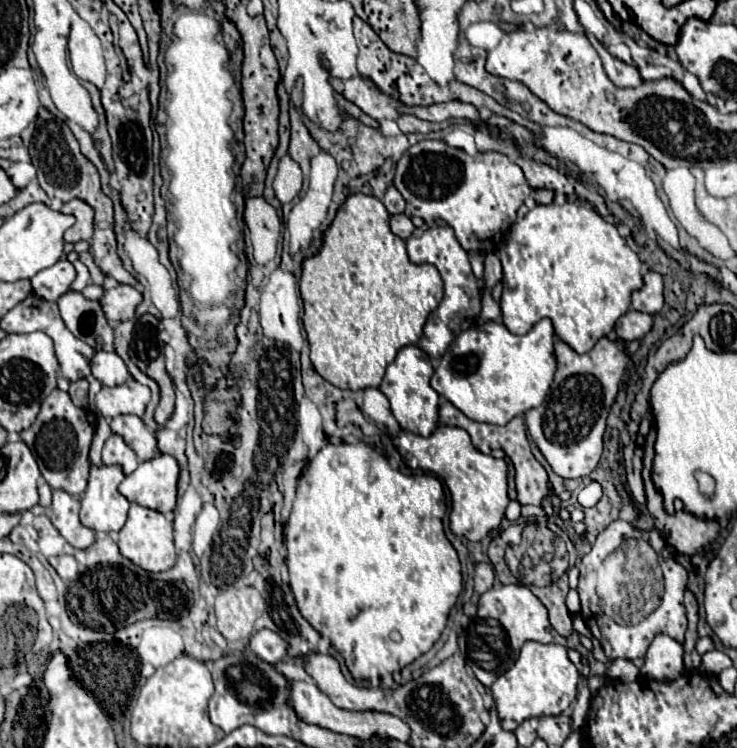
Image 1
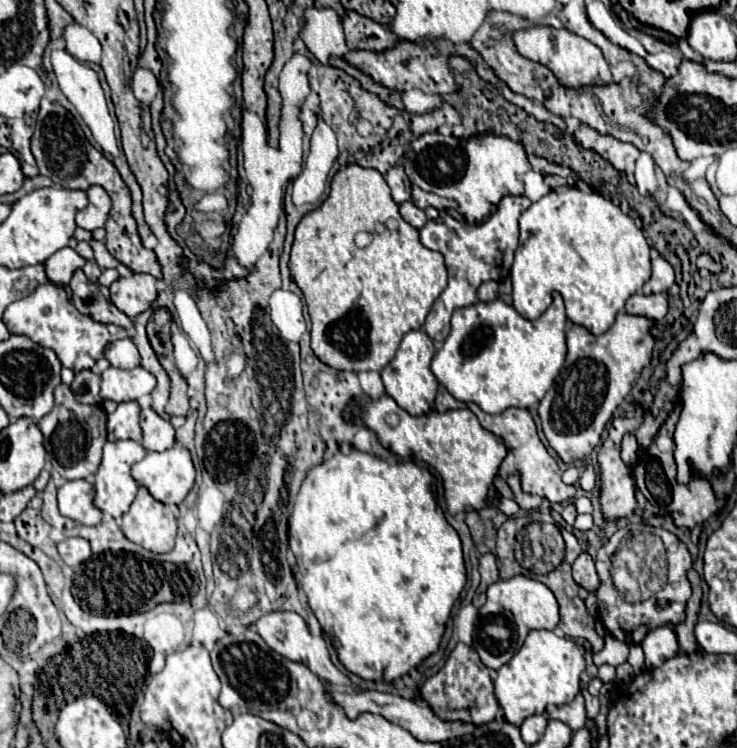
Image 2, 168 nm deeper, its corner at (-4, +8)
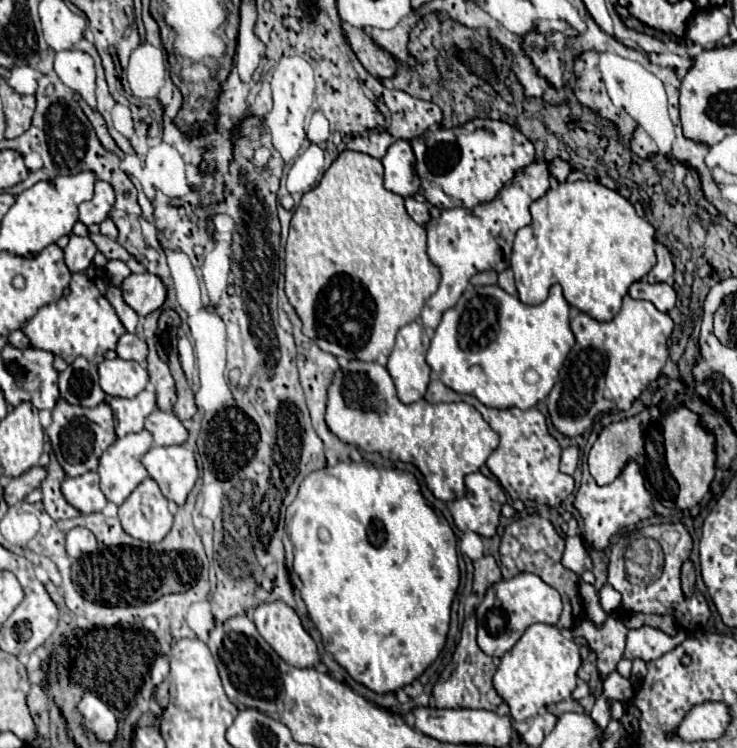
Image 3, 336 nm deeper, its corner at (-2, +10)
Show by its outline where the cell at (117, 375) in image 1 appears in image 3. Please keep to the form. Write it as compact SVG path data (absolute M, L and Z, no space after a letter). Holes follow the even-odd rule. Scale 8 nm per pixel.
M124 333L124 335L118 339L116 353L118 353L120 359L144 363L148 349L146 349L146 343L144 343L138 335L134 335L134 333Z

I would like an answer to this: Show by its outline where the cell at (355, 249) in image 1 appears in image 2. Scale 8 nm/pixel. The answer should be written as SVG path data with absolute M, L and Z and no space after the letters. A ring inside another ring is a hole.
M344 165L340 167L340 171L332 177L332 183L330 183L330 193L328 193L328 199L318 207L318 209L312 209L308 211L300 223L296 225L296 233L294 233L294 245L292 245L292 253L290 253L290 261L288 261L288 267L290 267L290 277L292 281L300 287L302 295L304 295L304 301L306 301L306 307L308 307L308 315L310 315L310 321L312 321L312 329L310 329L310 335L312 335L312 349L316 353L316 357L334 367L334 369L346 369L346 371L382 371L396 355L396 349L400 345L400 339L404 337L404 333L412 331L412 329L422 329L424 325L424 319L434 303L434 299L446 289L446 265L444 265L444 257L438 253L438 251L432 251L432 249L426 249L422 243L420 243L420 237L418 237L418 229L410 227L402 217L400 217L400 211L398 211L398 205L394 203L392 195L390 195L390 187L388 183L384 181L382 173L380 171L374 171L374 169L366 169L366 167L360 167L360 165ZM358 231L368 231L372 233L372 243L364 249L358 249L354 245L354 235Z

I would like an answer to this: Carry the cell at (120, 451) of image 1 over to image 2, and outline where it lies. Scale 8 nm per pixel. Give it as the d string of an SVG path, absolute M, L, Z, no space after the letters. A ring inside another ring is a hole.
M120 403L112 415L108 415L108 439L134 439L142 441L140 429L140 405L134 403Z

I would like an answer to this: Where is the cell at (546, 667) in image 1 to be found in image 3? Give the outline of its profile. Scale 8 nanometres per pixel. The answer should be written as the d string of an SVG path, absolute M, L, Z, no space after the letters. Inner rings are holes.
M536 623L530 625L520 641L500 659L494 675L494 689L508 703L514 721L526 721L542 707L564 701L576 687L576 671L580 667L580 649L572 639L566 639L558 627Z

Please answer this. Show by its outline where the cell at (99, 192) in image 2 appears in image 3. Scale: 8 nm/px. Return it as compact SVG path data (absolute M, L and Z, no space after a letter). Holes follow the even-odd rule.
M96 181L94 197L80 205L80 221L84 225L102 223L114 205L114 189L106 181Z

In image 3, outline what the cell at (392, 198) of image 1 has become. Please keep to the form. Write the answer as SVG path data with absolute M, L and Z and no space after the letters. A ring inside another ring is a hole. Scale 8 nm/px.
M396 141L396 145L388 147L388 153L382 157L382 165L384 165L384 187L400 197L412 197L418 187L420 187L420 179L416 177L416 171L412 169L414 165L414 153L408 141Z

